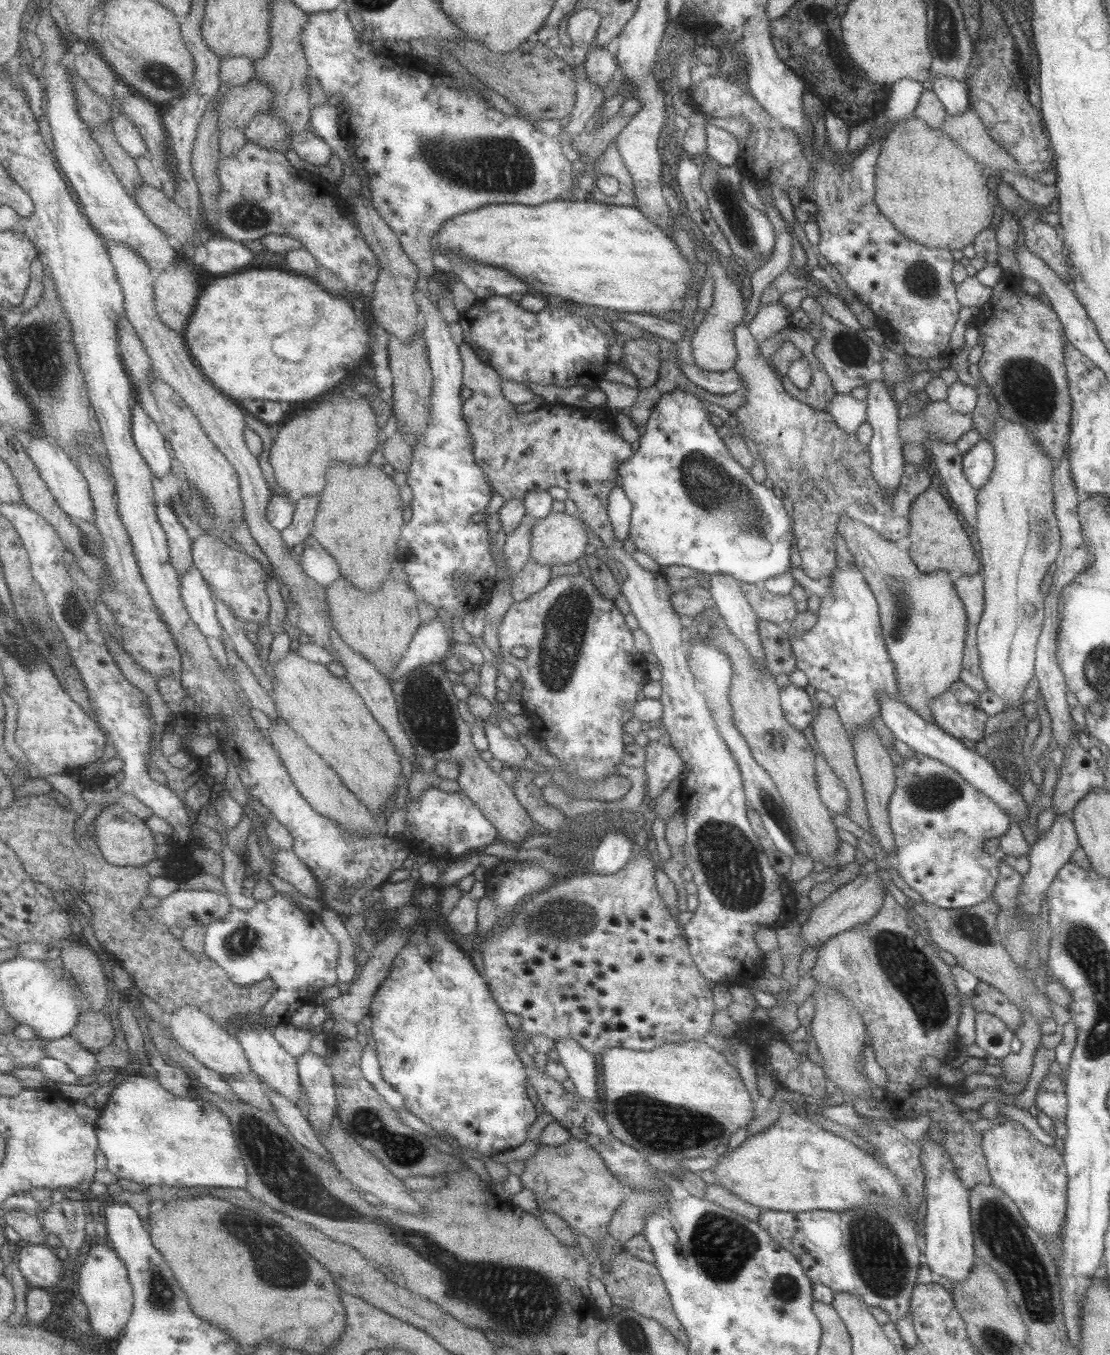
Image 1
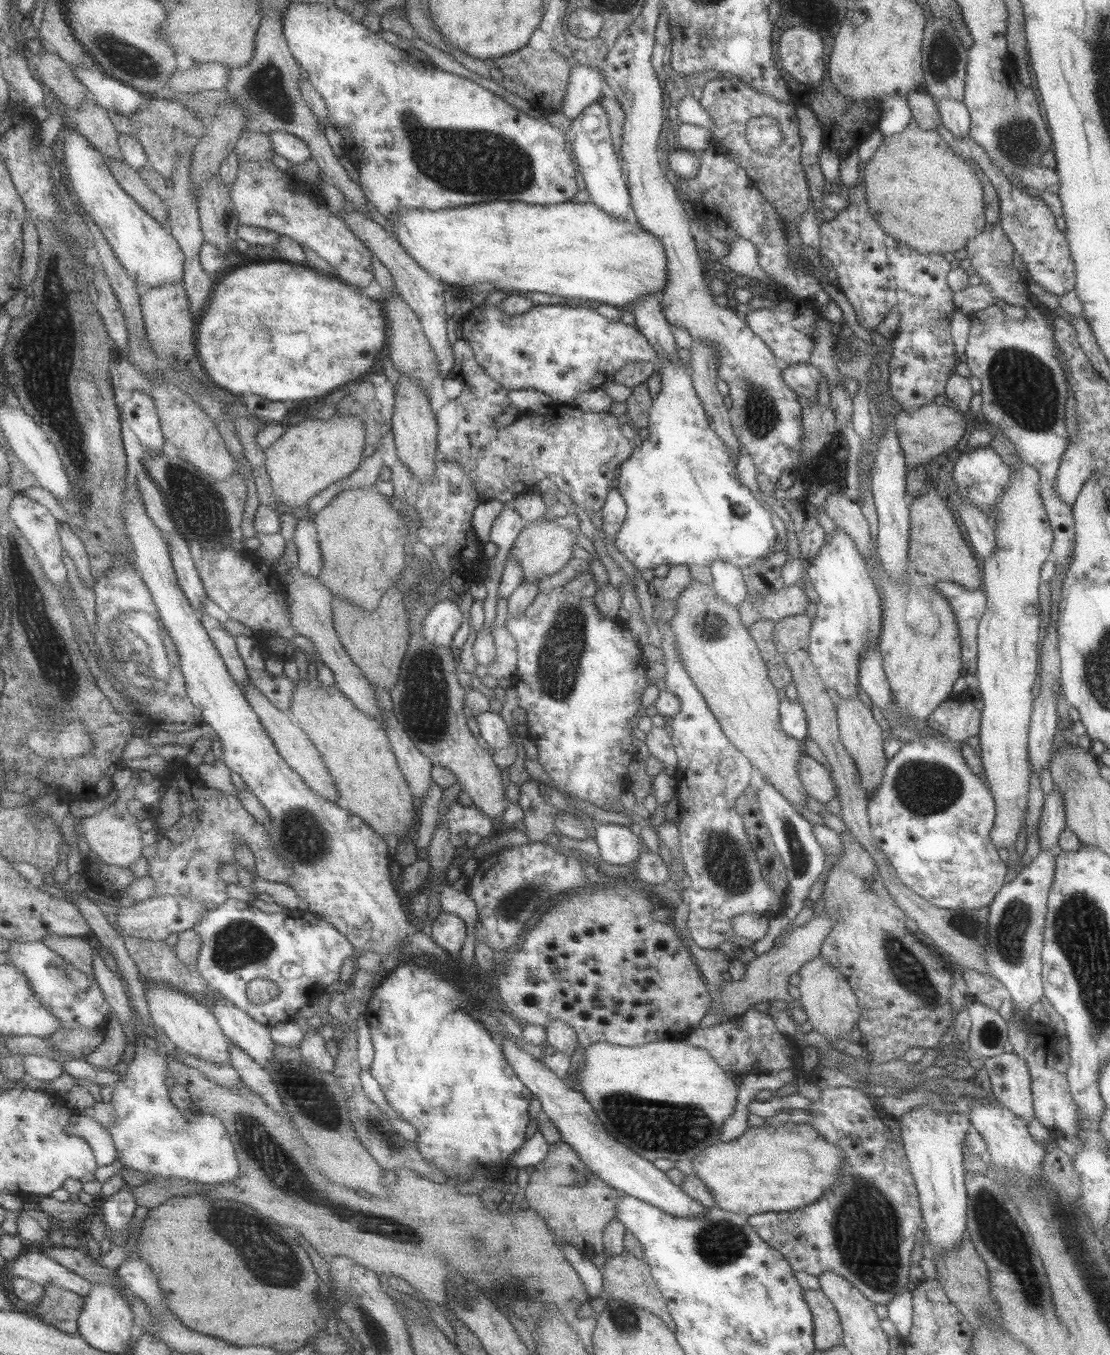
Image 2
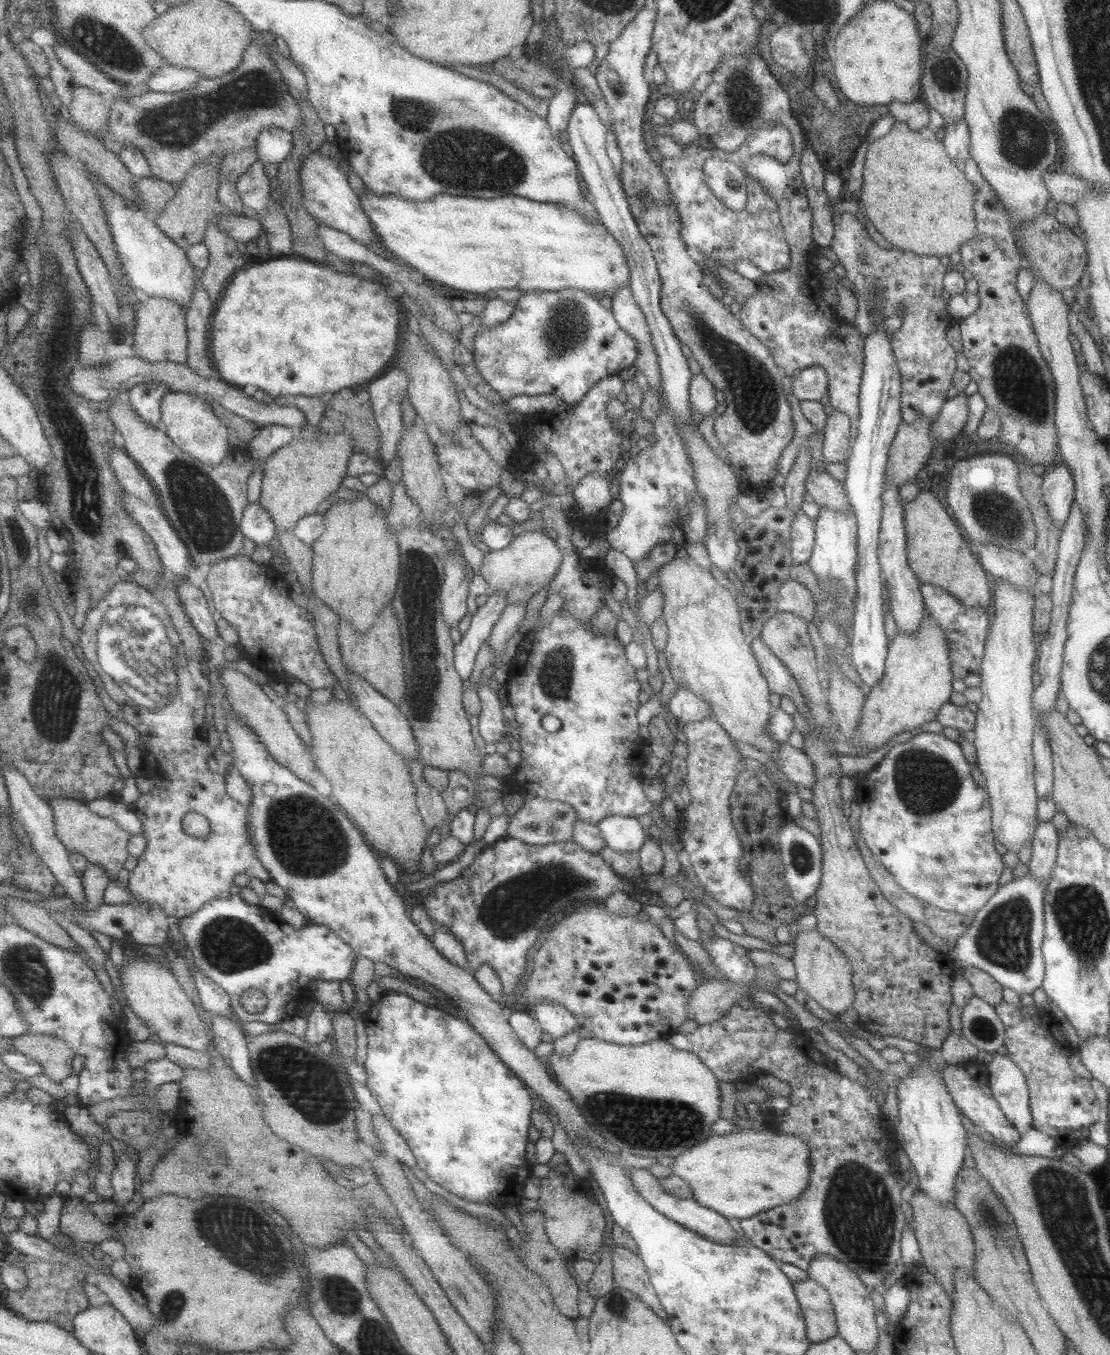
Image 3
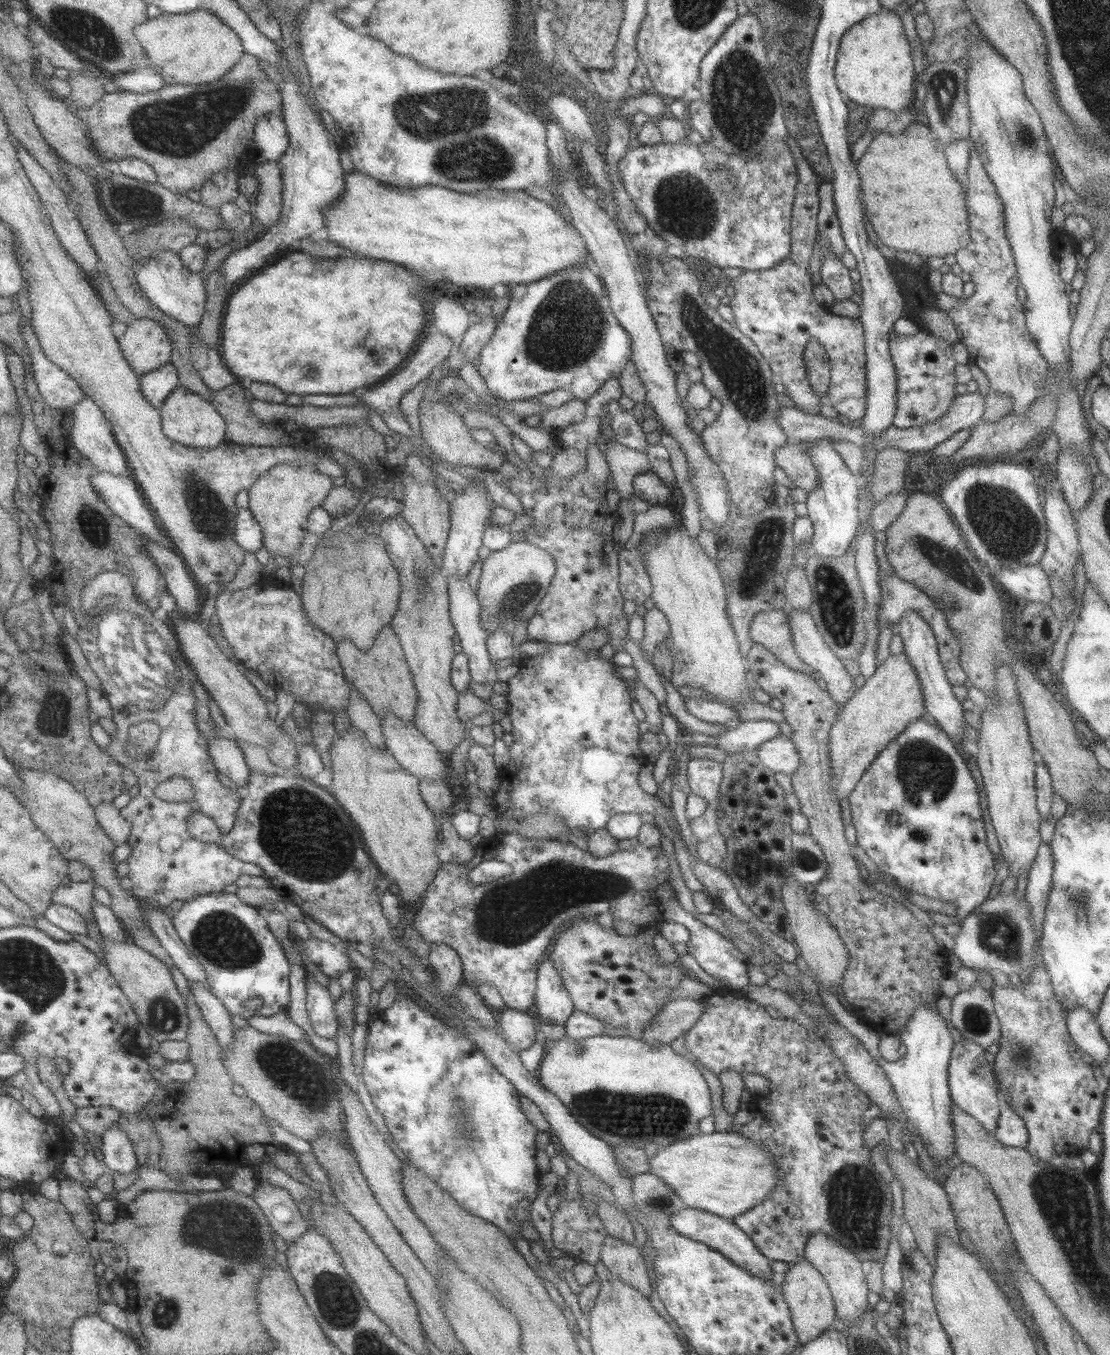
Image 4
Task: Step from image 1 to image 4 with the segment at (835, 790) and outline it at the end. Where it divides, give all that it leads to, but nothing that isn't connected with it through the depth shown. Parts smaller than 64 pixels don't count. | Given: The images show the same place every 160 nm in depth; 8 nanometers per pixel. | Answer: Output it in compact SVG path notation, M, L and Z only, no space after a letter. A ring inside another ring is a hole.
M776 734L773 738L763 742L756 750L758 759L771 772L781 772L789 775L797 768L798 756L795 746L789 737Z

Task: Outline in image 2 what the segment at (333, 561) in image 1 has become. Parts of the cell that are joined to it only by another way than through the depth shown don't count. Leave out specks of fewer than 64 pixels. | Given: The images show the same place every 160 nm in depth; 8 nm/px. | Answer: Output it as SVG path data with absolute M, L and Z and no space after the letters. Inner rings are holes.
M299 520L295 544L299 554L298 567L305 574L318 577L323 570L324 560L315 524L315 521Z

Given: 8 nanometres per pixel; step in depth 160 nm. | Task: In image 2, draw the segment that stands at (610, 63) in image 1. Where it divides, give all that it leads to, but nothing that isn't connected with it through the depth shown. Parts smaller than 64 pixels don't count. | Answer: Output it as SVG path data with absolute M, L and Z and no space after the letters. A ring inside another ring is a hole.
M584 62L571 67L566 88L566 95L558 107L558 112L571 122L586 106L596 102L606 84L601 70L587 66Z

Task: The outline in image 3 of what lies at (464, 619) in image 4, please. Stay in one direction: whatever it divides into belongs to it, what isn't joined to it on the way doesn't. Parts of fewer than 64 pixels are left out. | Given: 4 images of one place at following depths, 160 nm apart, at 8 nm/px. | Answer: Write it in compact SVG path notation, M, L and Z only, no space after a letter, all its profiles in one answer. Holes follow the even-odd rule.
M491 676L480 677L478 680L478 694L481 703L481 714L478 718L478 733L485 744L495 744L502 738L505 730L501 704L495 695L495 691L487 685L487 679Z

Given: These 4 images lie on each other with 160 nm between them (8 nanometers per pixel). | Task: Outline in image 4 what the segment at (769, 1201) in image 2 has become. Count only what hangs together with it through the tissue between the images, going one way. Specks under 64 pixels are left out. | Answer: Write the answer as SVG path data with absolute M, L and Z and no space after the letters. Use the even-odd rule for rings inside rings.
M729 1130L688 1136L661 1148L648 1157L647 1162L648 1172L662 1180L678 1196L684 1207L708 1212L727 1220L741 1216L742 1212L749 1210L754 1204L759 1204L769 1189L776 1186L776 1164L772 1162L768 1152L741 1136L739 1132Z

